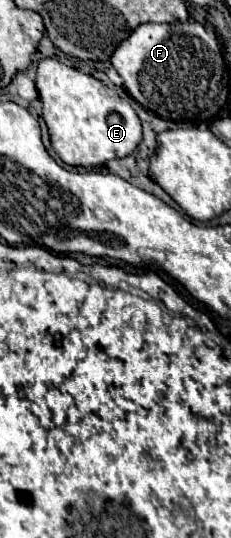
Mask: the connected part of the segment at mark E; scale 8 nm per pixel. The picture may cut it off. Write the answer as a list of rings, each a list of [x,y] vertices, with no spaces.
[[[45,58],[37,64],[35,86],[43,104],[43,118],[49,128],[51,146],[65,164],[103,166],[113,158],[133,154],[133,150],[139,146],[143,134],[135,110],[97,78],[57,60]]]

